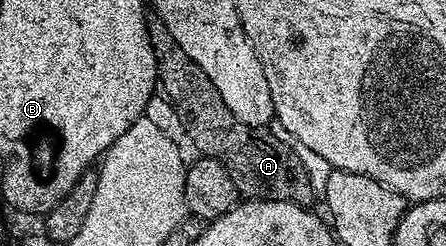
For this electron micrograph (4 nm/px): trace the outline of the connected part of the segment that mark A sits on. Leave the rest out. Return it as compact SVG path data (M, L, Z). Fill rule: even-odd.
M154 18L150 22L149 44L155 53L160 90L179 113L188 142L193 142L204 158L219 161L219 165L231 173L231 181L235 181L238 192L246 200L291 201L301 207L309 207L311 201L314 202L307 163L292 151L289 143L279 141L268 130L243 125L243 121L223 105L223 97L219 97L219 89L211 85L211 77L179 49L162 19Z

